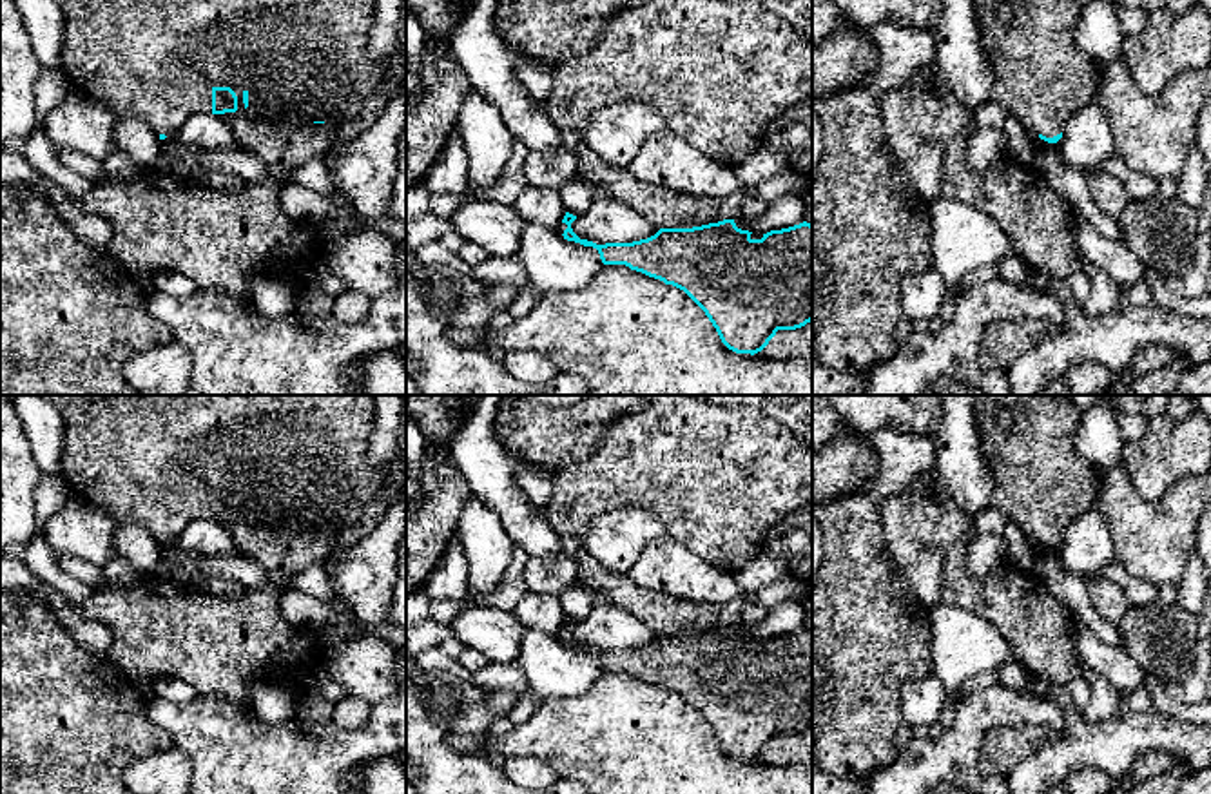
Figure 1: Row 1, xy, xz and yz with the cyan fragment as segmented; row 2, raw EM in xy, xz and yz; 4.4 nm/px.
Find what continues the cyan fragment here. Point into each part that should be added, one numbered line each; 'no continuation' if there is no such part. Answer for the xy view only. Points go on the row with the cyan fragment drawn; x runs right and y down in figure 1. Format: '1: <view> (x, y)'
1: xy (301, 60)

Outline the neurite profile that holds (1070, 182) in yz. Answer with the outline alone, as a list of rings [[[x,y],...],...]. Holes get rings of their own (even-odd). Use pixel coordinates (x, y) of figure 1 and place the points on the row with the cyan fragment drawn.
[[[1048,143],[1039,169],[1079,216],[1086,218],[1102,236],[1122,241],[1119,221],[1099,210],[1090,196],[1086,172],[1066,165],[1059,156],[1057,143]]]

